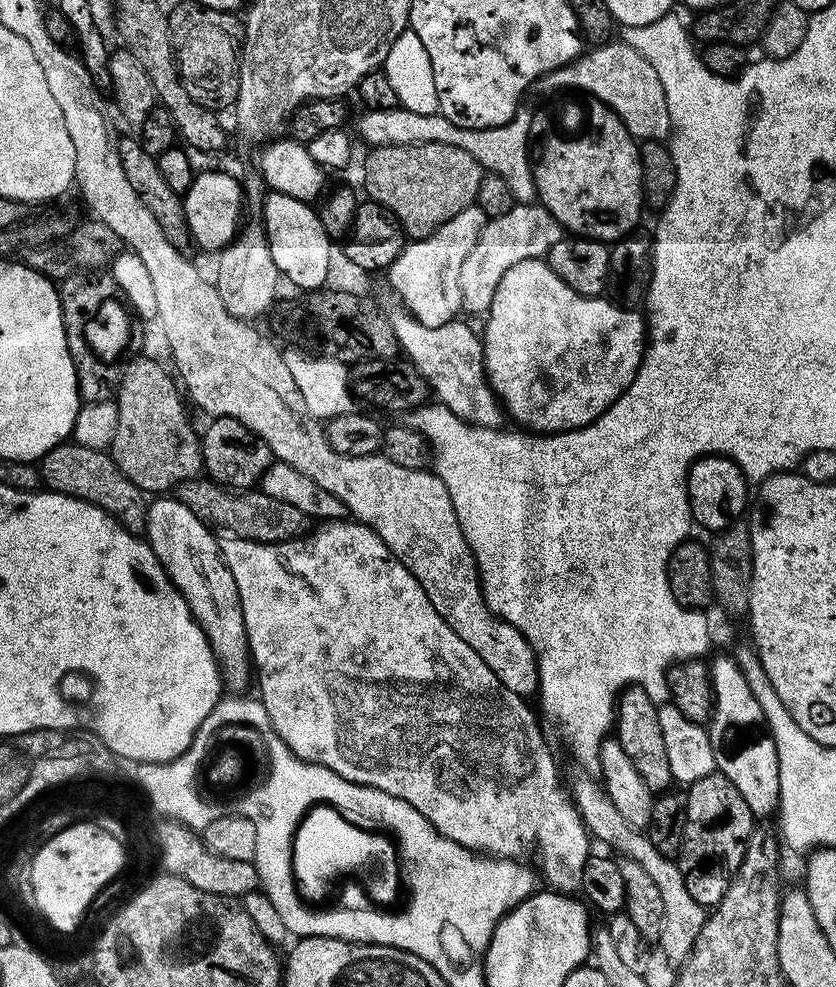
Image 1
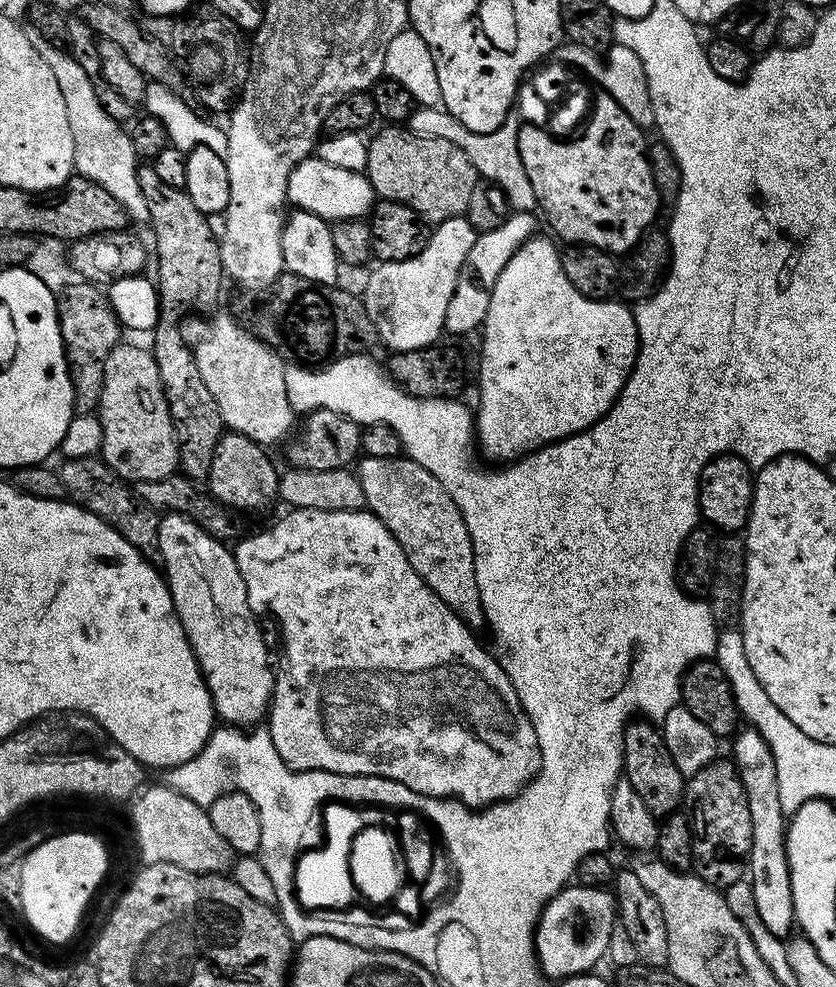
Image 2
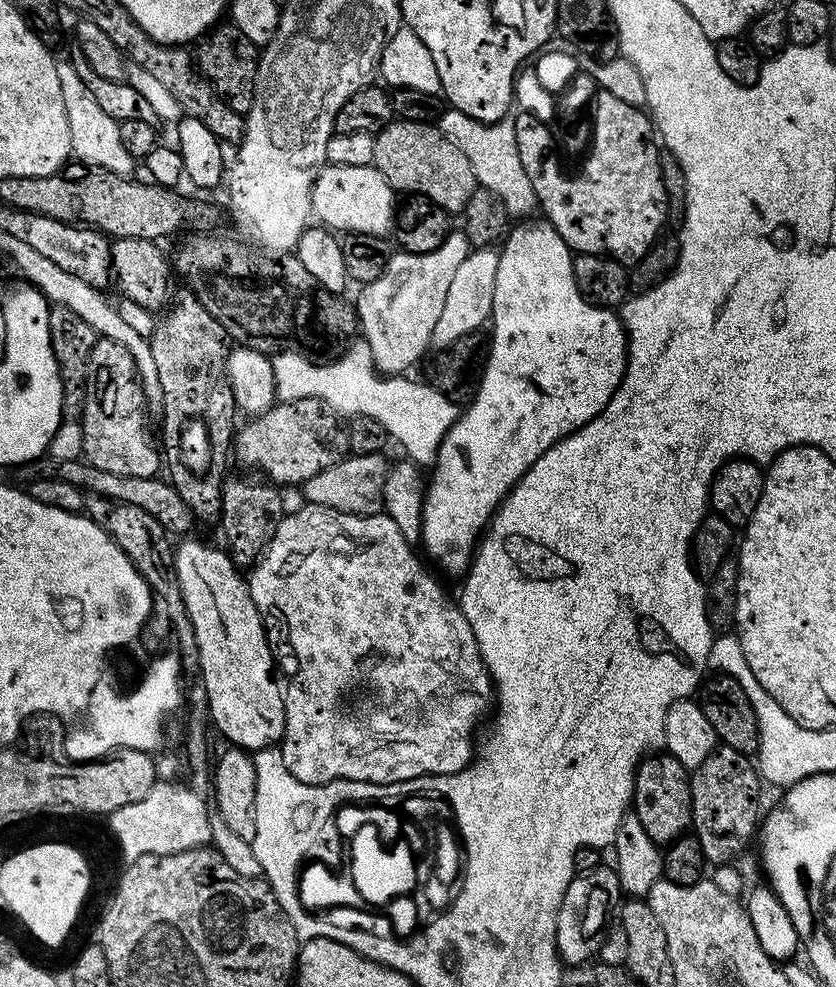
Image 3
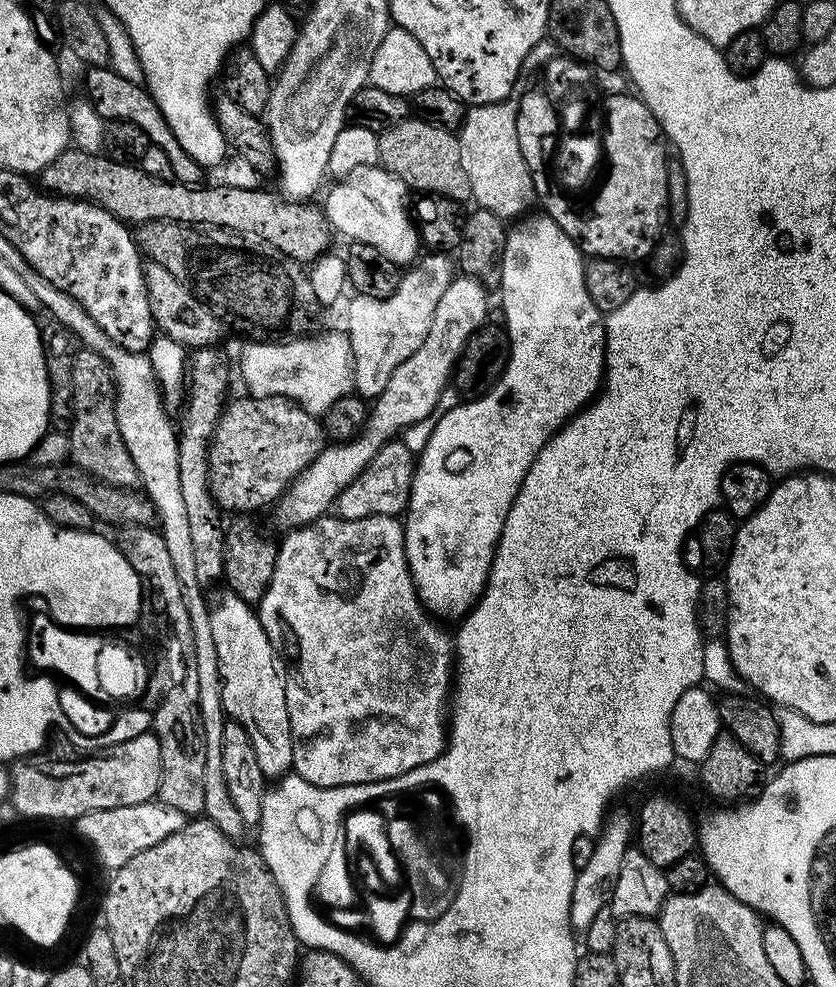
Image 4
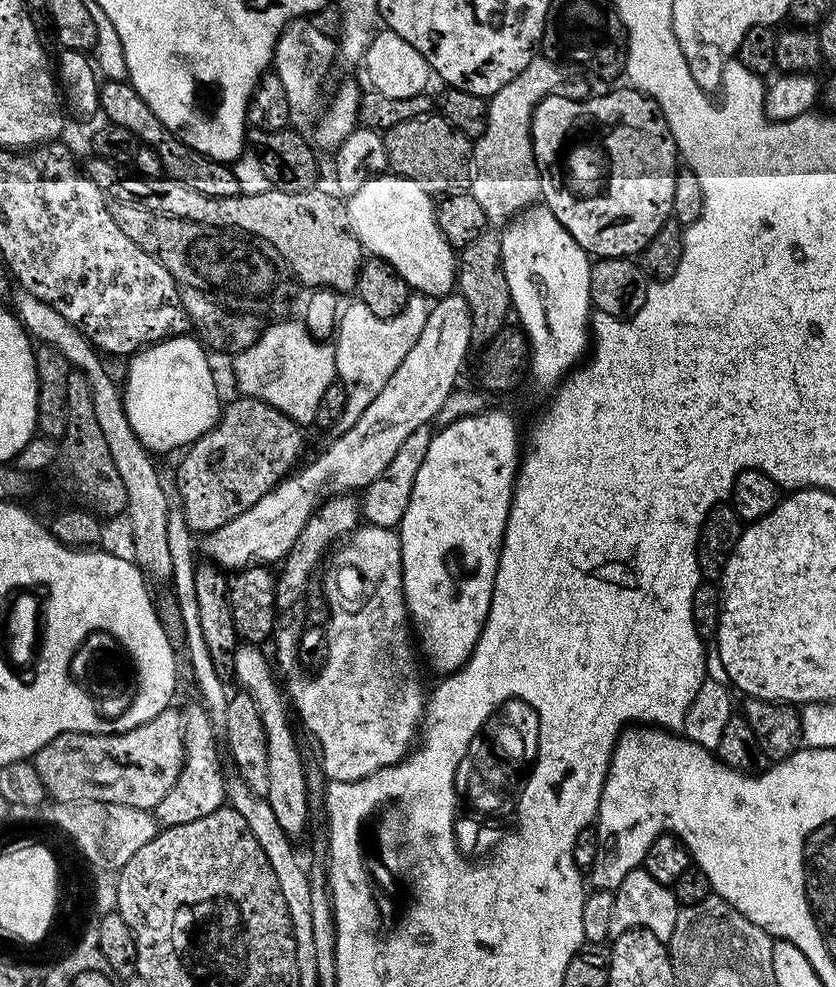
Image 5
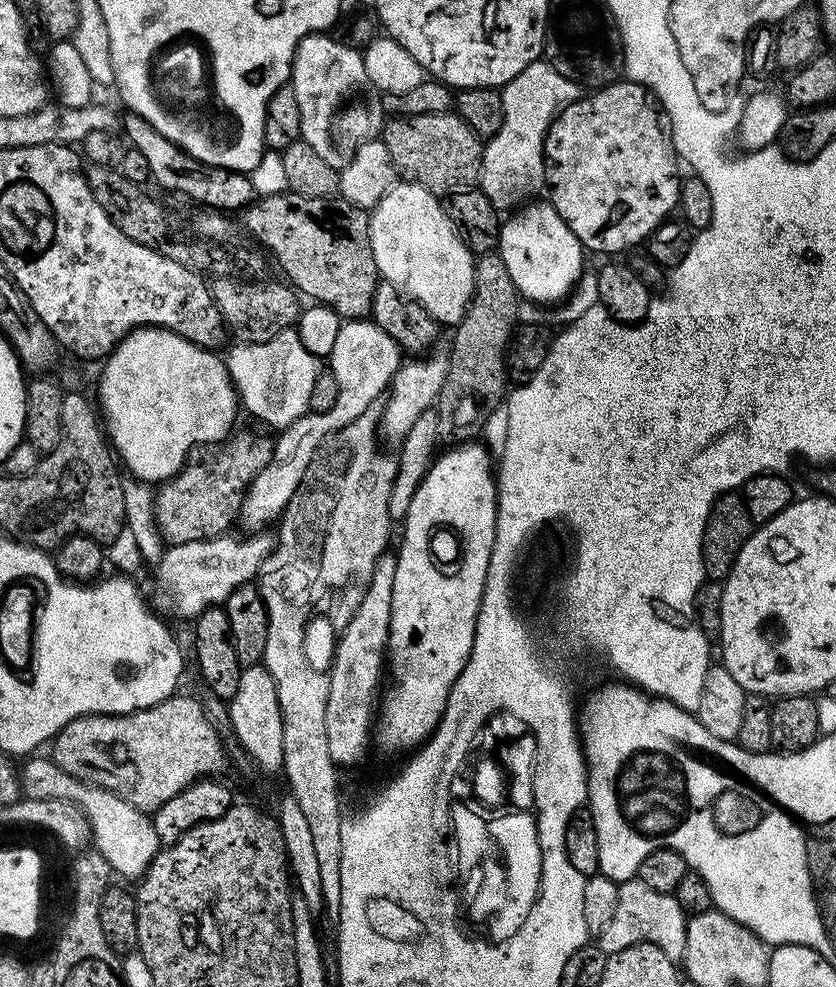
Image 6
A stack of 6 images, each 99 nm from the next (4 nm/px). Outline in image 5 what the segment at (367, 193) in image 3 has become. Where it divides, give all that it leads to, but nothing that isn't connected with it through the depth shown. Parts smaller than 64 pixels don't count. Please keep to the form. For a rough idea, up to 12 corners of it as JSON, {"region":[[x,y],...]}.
{"region":[[395,174],[346,203],[365,253],[417,293],[453,291],[433,197]]}

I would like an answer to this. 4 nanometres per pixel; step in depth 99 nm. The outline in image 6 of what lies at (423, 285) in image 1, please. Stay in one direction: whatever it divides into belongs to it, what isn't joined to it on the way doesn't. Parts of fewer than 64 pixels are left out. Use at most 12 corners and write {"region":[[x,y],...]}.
{"region":[[371,319],[340,325],[338,399],[275,437],[239,523],[279,521],[311,459],[389,391],[402,353]]}

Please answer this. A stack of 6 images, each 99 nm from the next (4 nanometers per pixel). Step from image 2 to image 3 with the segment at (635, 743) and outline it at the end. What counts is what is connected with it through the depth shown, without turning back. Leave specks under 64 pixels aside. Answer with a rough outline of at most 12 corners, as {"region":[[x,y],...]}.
{"region":[[649,754],[631,811],[655,844],[692,827],[689,769]]}

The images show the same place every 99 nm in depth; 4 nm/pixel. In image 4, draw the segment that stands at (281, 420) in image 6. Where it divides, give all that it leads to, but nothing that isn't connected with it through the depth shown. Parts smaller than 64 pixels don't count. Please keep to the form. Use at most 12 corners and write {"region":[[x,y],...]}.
{"region":[[347,332],[248,342],[253,396],[314,417],[353,391]]}

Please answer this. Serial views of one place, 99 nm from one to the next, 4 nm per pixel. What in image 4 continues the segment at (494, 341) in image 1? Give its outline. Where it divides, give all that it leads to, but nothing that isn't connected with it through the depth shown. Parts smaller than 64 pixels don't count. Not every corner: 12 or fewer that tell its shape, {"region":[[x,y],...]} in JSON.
{"region":[[547,214],[498,269],[508,364],[439,413],[402,520],[421,604],[480,601],[542,446],[596,399],[604,316]]}

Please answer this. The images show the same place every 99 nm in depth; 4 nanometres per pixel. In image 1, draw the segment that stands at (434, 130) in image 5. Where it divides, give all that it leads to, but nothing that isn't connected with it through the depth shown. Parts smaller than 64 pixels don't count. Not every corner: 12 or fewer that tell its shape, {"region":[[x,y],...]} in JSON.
{"region":[[381,144],[367,199],[409,241],[476,204],[485,169],[449,144]]}

